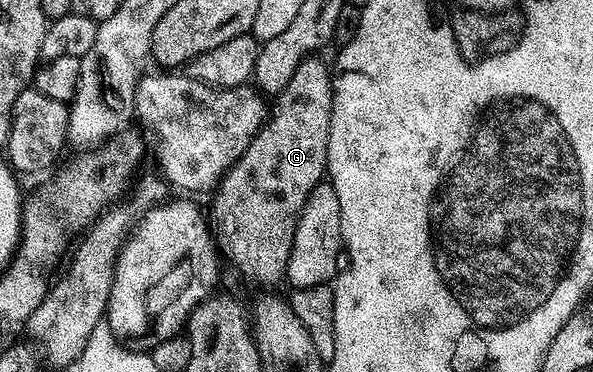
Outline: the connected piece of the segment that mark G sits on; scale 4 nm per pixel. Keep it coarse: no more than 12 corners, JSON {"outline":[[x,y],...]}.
{"outline":[[301,62],[209,209],[222,256],[287,272],[327,172],[331,78]]}

